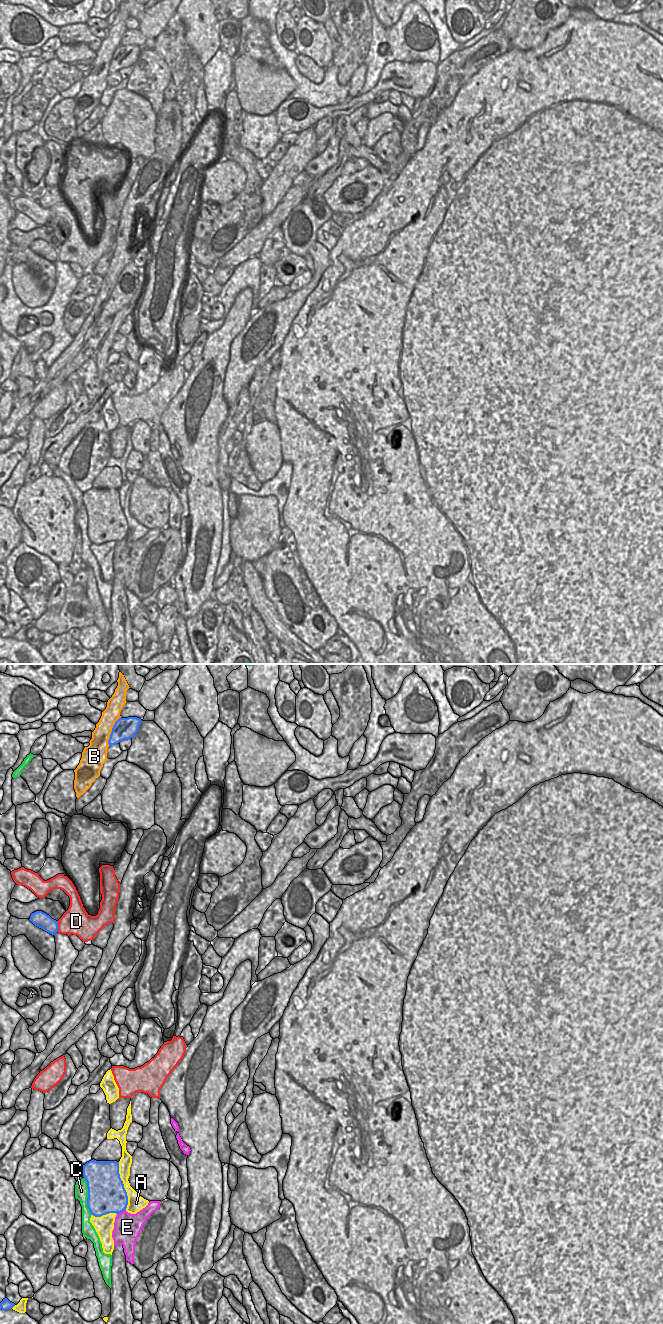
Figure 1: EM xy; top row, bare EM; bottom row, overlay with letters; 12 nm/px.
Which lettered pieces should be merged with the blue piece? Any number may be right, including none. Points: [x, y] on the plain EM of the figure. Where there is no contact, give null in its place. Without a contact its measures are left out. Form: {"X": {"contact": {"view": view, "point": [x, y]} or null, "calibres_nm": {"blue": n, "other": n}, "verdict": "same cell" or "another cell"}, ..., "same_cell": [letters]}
{"A": {"contact": {"view": "xy", "point": [123, 514]}, "calibres_nm": {"blue": 460, "other": 190}, "verdict": "another cell"}, "B": {"contact": {"view": "xy", "point": [112, 59]}, "calibres_nm": {"blue": 260, "other": 220}, "verdict": "another cell"}, "C": {"contact": {"view": "xy", "point": [88, 524]}, "calibres_nm": {"blue": 460, "other": 170}, "verdict": "another cell"}, "D": {"contact": {"view": "xy", "point": [57, 254]}, "calibres_nm": {"blue": 190, "other": 320}, "verdict": "another cell"}, "E": {"contact": {"view": "xy", "point": [121, 539]}, "calibres_nm": {"blue": 420, "other": 340}, "verdict": "another cell"}, "same_cell": []}

